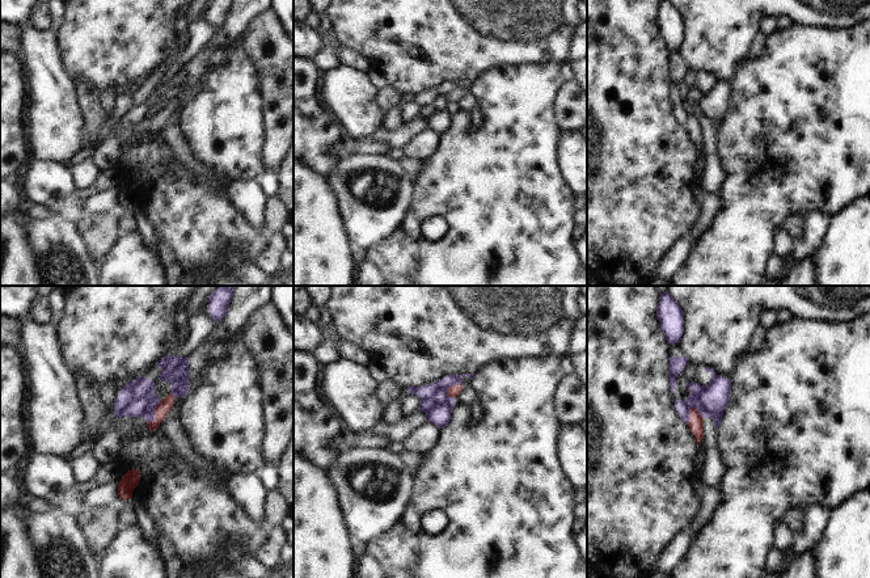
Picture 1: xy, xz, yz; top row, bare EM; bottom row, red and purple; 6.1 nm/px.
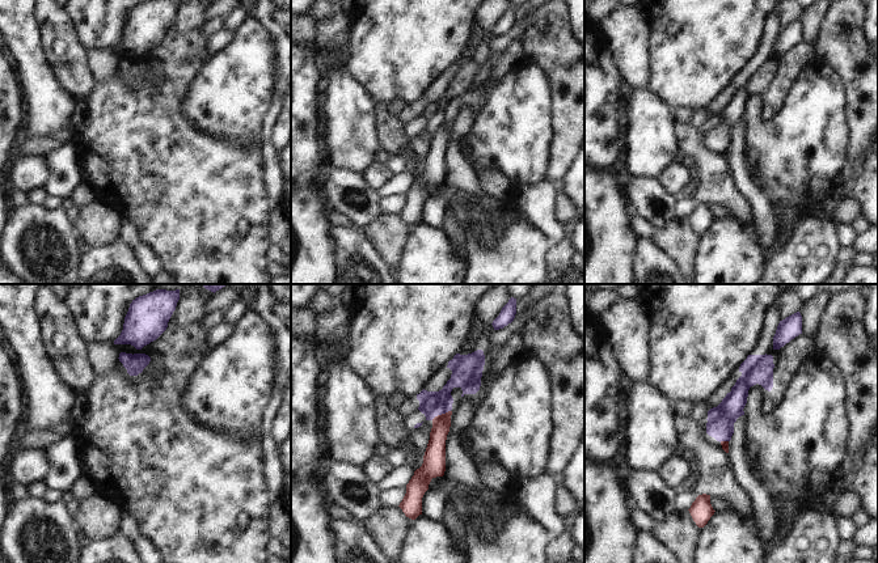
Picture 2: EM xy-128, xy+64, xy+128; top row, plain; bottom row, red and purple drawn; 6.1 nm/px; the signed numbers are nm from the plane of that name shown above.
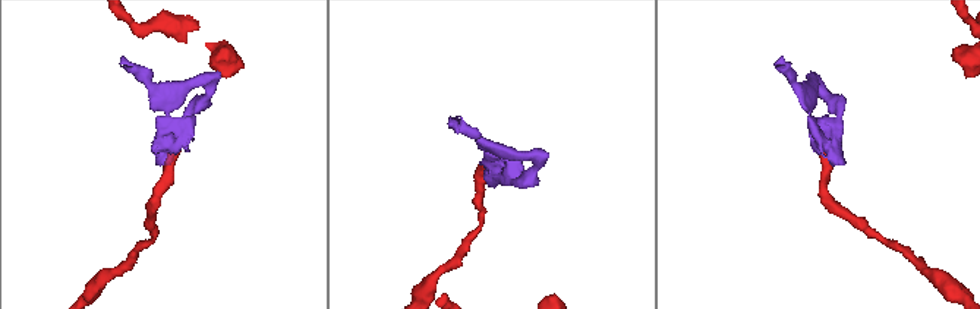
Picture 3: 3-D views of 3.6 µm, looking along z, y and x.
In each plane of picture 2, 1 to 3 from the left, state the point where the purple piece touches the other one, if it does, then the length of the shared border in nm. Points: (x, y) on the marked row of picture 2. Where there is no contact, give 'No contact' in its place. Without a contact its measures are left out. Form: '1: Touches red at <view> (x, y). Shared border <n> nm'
1: No contact
2: Touches red at xy+64 (442, 414). Shared border 130 nm
3: Touches red at xy+128 (724, 441). Shared border 60 nm

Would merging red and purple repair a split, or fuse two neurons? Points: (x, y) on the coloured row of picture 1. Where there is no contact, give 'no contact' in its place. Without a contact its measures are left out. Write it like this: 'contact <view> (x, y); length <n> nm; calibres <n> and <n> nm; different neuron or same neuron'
contact yz (696, 409); length 120 nm; calibres 100 and 190 nm; different neuron

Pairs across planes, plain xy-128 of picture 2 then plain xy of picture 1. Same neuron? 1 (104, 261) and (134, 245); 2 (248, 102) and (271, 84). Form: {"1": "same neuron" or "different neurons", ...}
{"1": "same neuron", "2": "different neurons"}

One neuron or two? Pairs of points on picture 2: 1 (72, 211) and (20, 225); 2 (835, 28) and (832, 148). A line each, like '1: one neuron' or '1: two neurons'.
1: two neurons
2: two neurons

